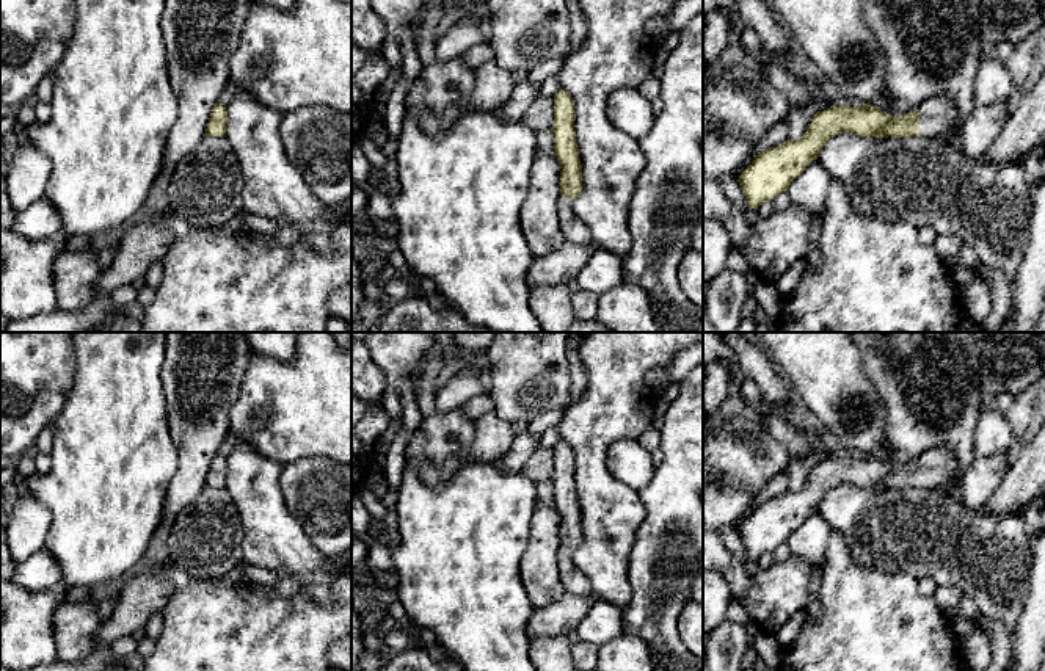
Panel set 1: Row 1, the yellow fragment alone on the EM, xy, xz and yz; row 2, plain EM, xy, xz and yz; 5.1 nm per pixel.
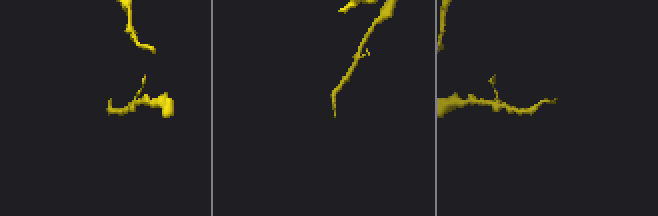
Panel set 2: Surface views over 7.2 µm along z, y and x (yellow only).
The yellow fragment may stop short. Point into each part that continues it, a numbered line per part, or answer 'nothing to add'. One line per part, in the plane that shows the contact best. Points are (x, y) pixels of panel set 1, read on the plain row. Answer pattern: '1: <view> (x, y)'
1: yz (939, 471)

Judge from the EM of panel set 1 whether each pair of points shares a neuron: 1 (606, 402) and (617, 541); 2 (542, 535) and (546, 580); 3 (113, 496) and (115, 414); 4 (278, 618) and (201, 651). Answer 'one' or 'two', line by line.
1: one
2: one
3: one
4: one

